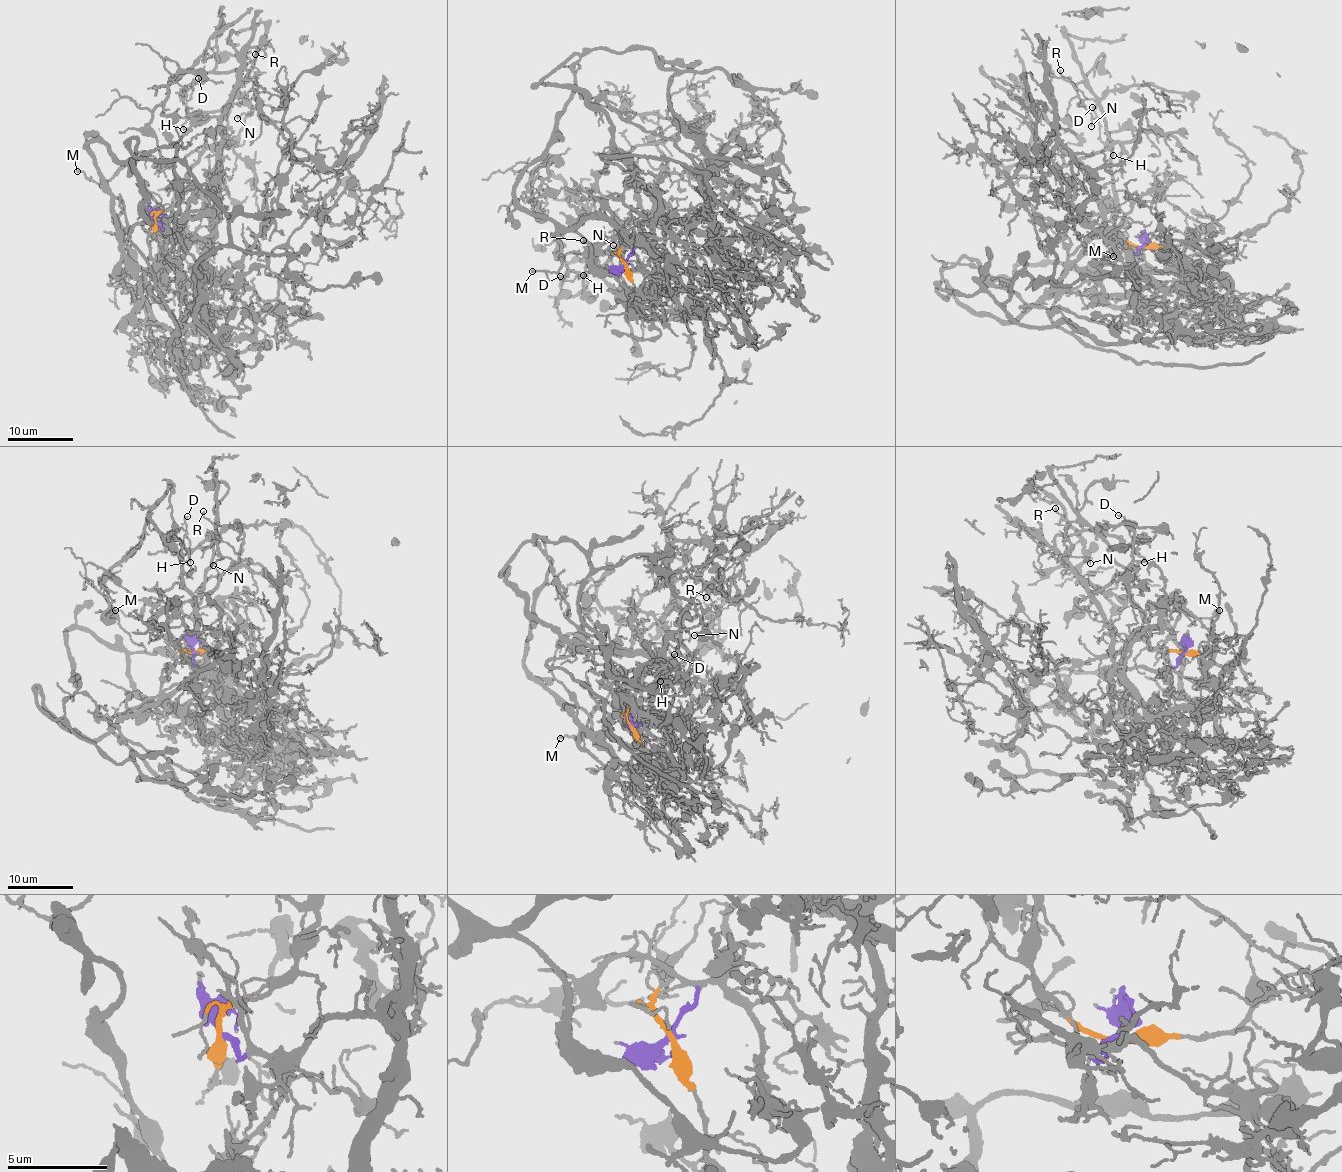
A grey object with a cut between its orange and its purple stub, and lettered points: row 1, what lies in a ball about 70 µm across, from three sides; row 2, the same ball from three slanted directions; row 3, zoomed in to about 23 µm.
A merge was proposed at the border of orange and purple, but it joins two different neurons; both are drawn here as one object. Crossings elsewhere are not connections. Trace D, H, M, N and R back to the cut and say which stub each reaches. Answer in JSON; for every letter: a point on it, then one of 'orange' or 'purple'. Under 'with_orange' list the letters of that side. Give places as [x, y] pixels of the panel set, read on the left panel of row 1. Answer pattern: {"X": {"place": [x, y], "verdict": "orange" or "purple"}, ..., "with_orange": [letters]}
{"D": {"place": [198, 78], "verdict": "orange"}, "H": {"place": [183, 129], "verdict": "orange"}, "M": {"place": [77, 171], "verdict": "orange"}, "N": {"place": [237, 118], "verdict": "orange"}, "R": {"place": [255, 54], "verdict": "orange"}, "with_orange": ["D", "H", "M", "N", "R"]}

